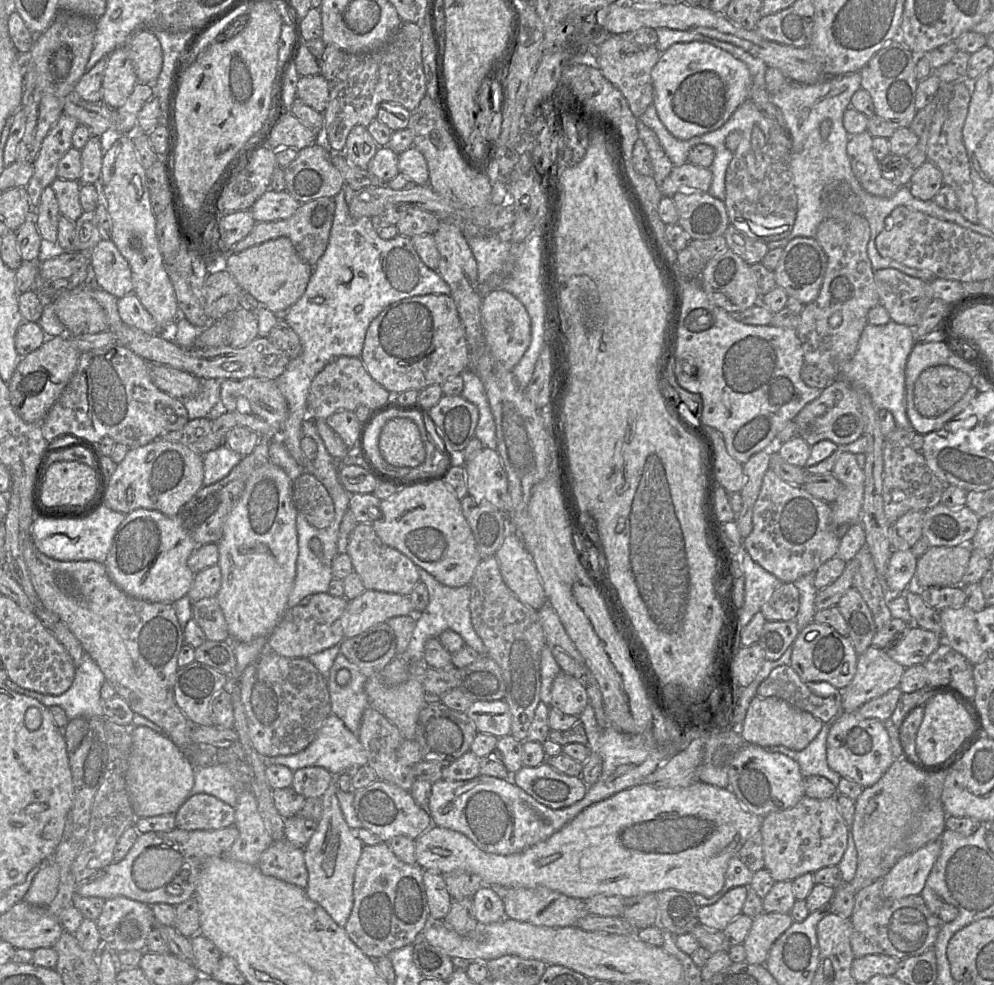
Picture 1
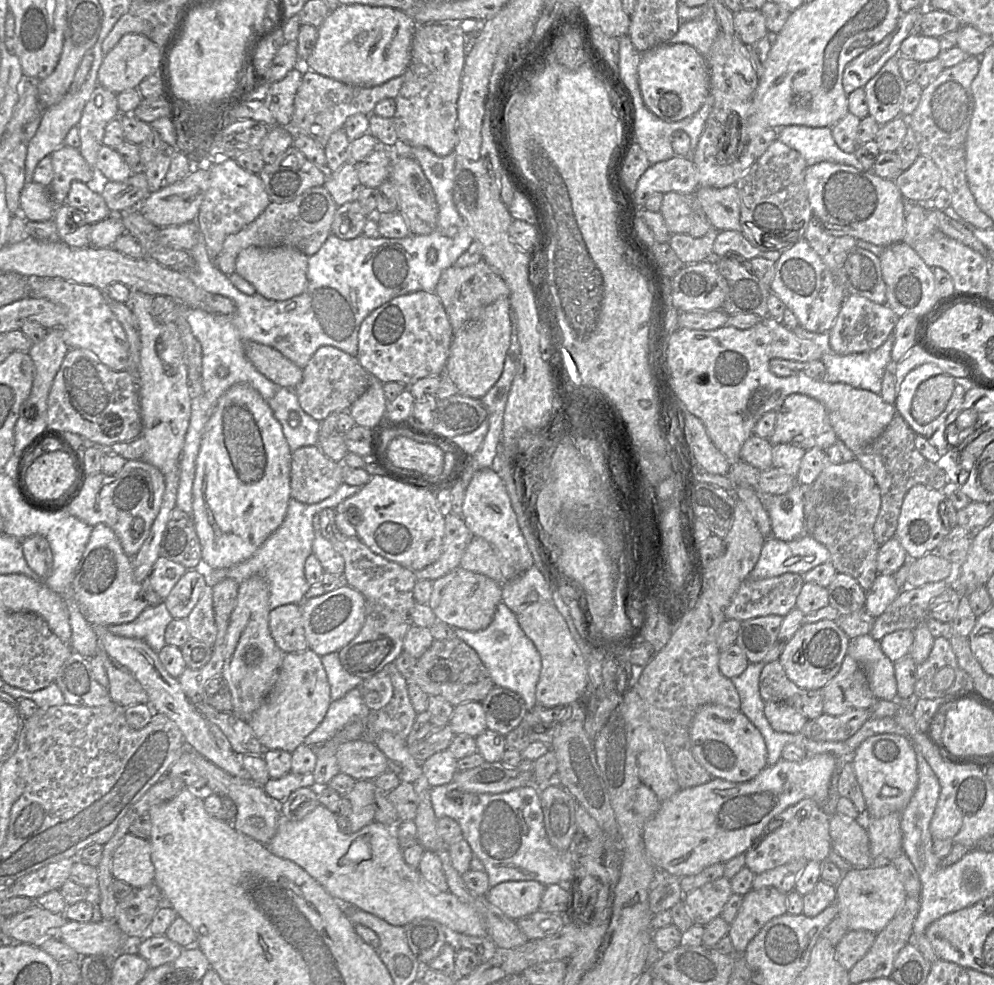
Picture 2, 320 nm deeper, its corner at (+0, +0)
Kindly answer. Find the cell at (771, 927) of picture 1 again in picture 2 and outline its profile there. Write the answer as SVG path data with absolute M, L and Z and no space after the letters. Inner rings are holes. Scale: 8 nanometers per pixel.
M774 887L751 889L743 896L738 913L729 925L728 935L735 954L743 954L748 943L771 919L787 913L787 894Z

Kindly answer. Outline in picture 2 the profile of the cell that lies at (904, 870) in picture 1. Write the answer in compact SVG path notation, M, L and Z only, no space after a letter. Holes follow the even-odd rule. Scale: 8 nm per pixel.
M875 863L865 869L852 868L843 873L836 885L835 904L848 930L879 933L896 915L906 899L901 875L892 863Z

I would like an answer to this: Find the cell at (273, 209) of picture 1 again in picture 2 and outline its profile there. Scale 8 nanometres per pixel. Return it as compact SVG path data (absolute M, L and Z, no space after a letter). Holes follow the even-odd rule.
M221 158L208 164L210 185L194 222L211 255L217 255L225 238L253 222L271 203L258 174L243 169L235 159Z

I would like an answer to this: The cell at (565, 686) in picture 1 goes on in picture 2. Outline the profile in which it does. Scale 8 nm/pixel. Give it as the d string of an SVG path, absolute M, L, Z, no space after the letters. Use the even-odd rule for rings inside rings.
M532 591L521 605L521 612L516 616L520 627L541 656L541 670L536 685L537 703L556 706L576 702L583 692L589 689L588 665L553 600L545 601L536 591Z

